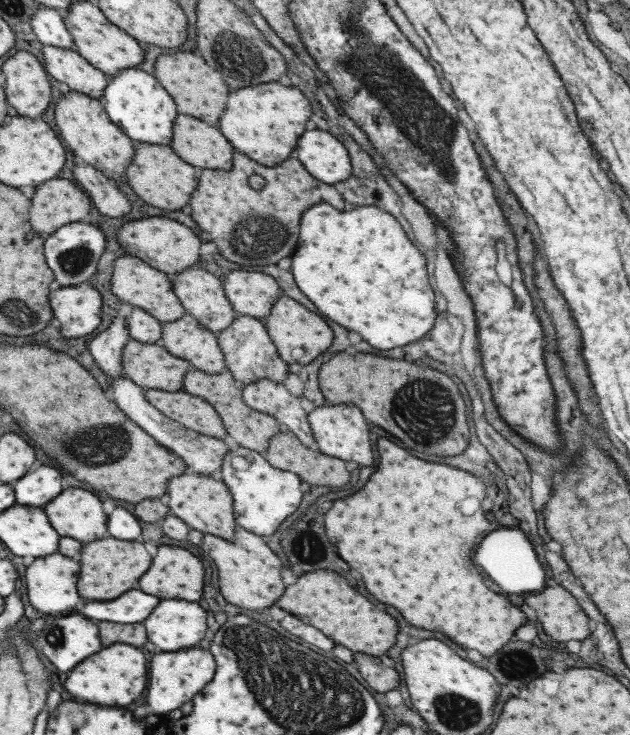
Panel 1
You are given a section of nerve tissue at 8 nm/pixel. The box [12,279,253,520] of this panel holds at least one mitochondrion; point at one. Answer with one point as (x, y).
(105, 447)

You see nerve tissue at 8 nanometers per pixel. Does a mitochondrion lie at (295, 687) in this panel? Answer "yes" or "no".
yes

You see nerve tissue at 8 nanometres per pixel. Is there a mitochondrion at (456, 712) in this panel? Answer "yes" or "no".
yes

